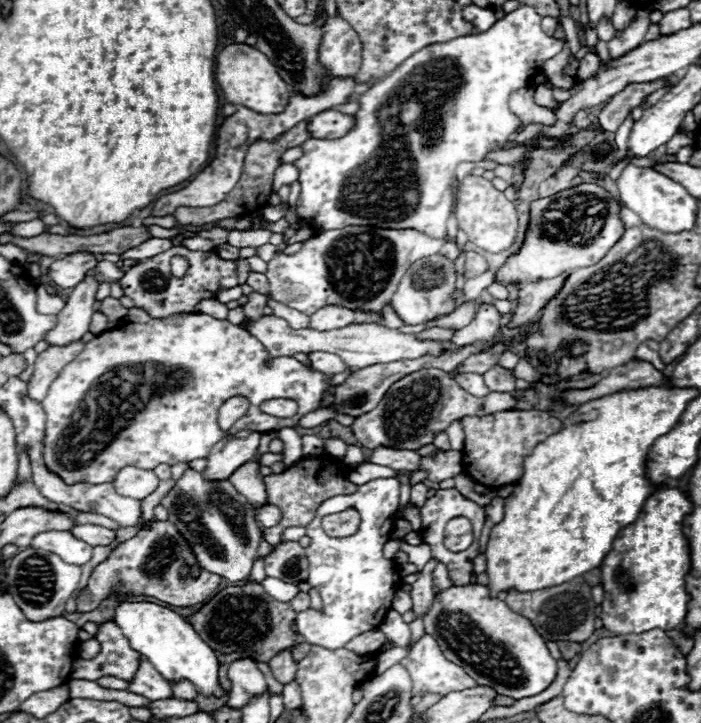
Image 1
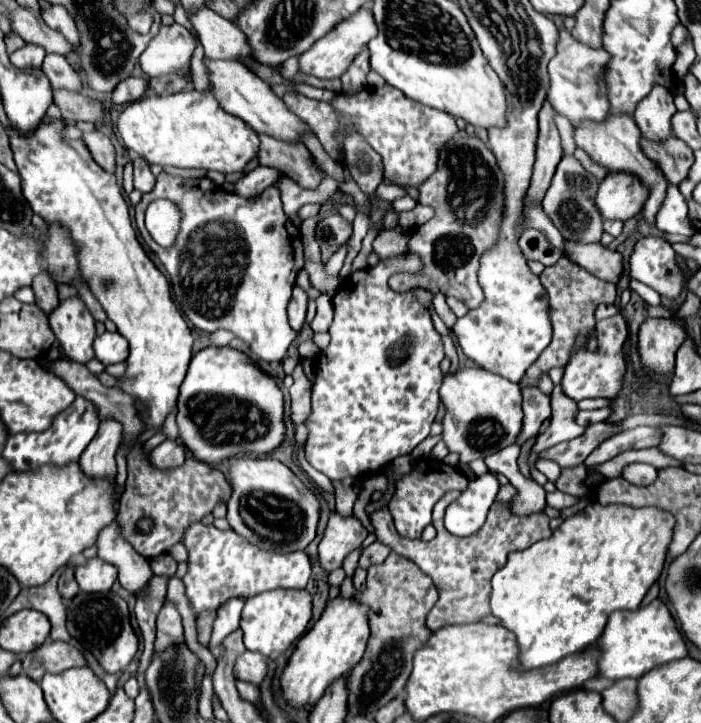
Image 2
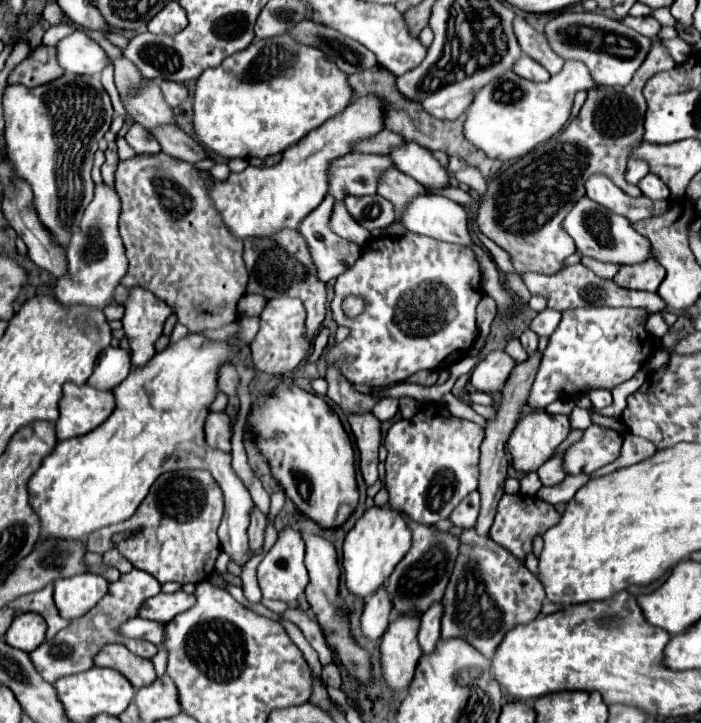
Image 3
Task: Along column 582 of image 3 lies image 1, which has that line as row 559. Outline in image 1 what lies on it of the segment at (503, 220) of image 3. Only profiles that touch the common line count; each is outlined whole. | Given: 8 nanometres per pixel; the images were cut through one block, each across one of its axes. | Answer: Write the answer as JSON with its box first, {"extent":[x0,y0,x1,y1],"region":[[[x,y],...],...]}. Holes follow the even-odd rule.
{"extent":[76,522,222,612],"region":[[[154,522],[152,528],[140,530],[134,538],[130,538],[130,540],[122,542],[120,546],[116,546],[110,552],[110,556],[92,570],[86,588],[80,590],[80,594],[76,596],[78,612],[92,612],[92,610],[96,610],[100,606],[100,602],[106,600],[110,594],[116,594],[116,596],[152,596],[152,598],[156,598],[160,602],[166,602],[170,606],[182,606],[182,608],[196,606],[200,602],[204,602],[218,588],[218,584],[222,582],[222,578],[216,576],[216,574],[210,574],[210,572],[202,570],[202,574],[200,574],[198,580],[180,580],[178,570],[184,566],[184,562],[196,564],[196,558],[192,556],[188,542],[178,534],[178,530],[176,530],[176,526],[172,522]]]}

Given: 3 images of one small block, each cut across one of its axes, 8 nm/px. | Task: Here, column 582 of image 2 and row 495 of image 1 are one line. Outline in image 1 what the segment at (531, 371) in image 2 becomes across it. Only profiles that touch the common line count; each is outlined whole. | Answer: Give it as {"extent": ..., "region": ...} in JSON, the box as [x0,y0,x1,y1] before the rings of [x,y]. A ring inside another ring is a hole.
{"extent":[264,456,356,546],"region":[[[330,456],[302,458],[294,466],[286,468],[282,474],[264,476],[264,484],[266,484],[266,492],[268,492],[268,502],[282,510],[280,524],[272,526],[264,532],[266,540],[272,546],[280,542],[280,536],[286,528],[290,528],[290,526],[308,526],[308,522],[312,520],[312,516],[318,510],[320,502],[324,502],[332,496],[338,496],[338,494],[352,494],[356,490],[356,484],[350,484],[346,480],[346,474],[338,466],[338,460],[330,458]]]}

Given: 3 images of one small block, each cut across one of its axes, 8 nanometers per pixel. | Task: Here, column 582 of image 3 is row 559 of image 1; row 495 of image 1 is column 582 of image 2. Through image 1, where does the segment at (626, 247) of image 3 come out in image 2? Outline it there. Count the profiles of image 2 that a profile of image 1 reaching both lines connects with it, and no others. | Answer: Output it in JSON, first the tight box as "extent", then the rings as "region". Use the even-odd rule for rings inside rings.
{"extent":[542,156,602,242],"region":[[[564,156],[562,162],[556,168],[556,176],[552,180],[552,186],[548,188],[542,206],[548,218],[554,222],[554,226],[560,230],[560,234],[568,240],[580,240],[580,242],[598,242],[602,236],[602,218],[594,206],[594,196],[598,190],[598,180],[586,172],[580,162],[574,156]]]}

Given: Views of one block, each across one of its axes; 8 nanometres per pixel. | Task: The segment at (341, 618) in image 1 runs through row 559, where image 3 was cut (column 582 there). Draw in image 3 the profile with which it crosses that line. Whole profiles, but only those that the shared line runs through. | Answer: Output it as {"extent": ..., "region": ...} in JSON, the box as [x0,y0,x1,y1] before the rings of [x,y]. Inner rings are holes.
{"extent":[528,308,652,408],"region":[[[574,308],[562,312],[562,322],[548,340],[528,406],[546,408],[558,398],[574,398],[582,386],[608,388],[630,380],[650,358],[652,338],[644,330],[648,314],[640,308]]]}

